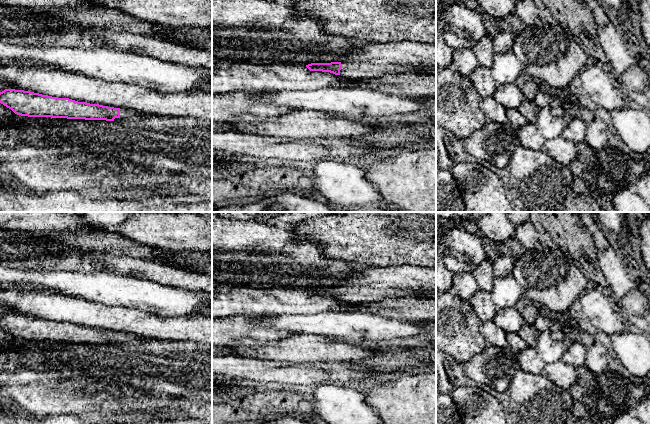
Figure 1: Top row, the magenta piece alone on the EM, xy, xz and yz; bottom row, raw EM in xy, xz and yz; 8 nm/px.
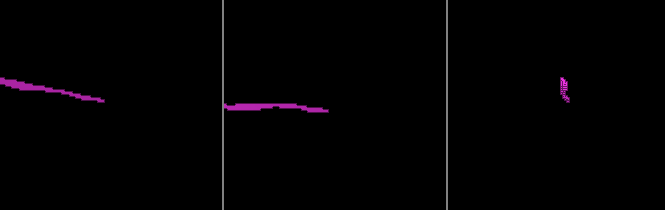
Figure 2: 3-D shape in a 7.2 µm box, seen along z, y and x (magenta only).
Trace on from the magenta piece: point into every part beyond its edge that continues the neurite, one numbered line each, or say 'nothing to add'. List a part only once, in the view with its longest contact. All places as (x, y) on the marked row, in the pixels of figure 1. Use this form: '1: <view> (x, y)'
1: xz (350, 69)

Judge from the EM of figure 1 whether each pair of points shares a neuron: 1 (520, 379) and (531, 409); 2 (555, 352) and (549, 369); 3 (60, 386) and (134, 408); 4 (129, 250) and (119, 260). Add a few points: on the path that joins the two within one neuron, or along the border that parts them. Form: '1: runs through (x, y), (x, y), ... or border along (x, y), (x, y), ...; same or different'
1: runs through (523, 386), (531, 402); same
2: border along (561, 359), (545, 364); different
3: runs through (79, 385), (116, 390); same
4: border along (113, 253), (147, 260); different

